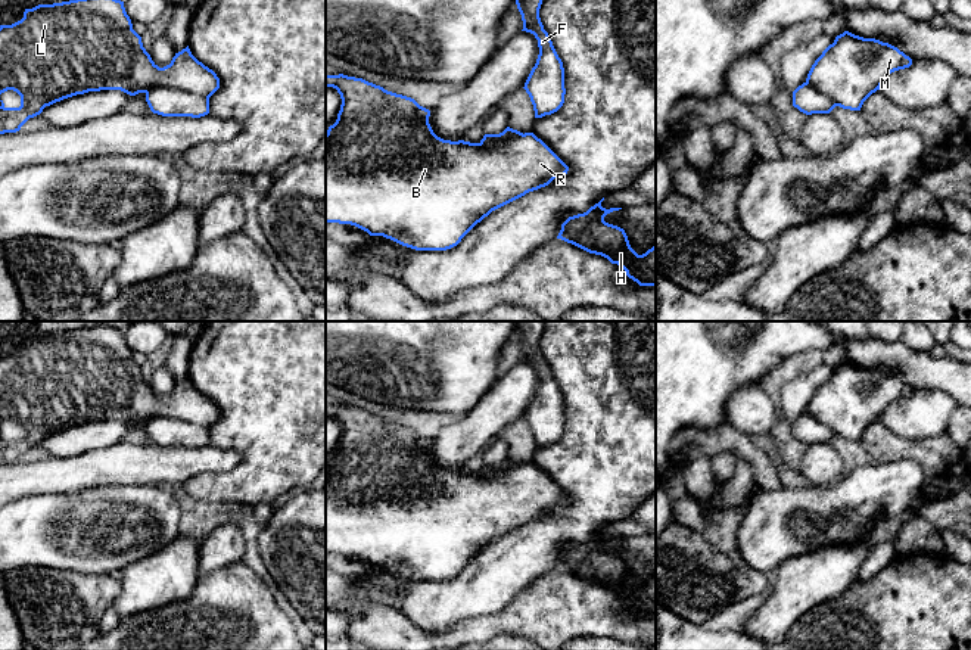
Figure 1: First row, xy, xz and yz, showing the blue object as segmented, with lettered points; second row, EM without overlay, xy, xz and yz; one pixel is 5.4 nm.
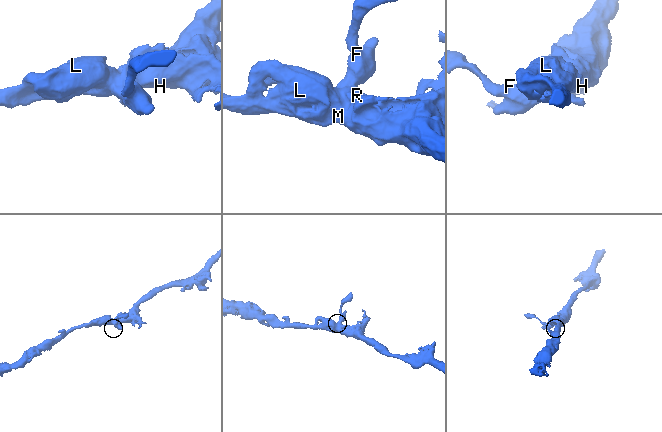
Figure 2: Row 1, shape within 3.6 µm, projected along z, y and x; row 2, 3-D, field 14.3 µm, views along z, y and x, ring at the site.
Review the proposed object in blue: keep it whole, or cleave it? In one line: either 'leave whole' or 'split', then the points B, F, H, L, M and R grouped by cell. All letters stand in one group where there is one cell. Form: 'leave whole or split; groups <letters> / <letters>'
split; groups B H L M R / F

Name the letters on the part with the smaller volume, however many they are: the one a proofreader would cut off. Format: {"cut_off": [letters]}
{"cut_off": ["F"]}

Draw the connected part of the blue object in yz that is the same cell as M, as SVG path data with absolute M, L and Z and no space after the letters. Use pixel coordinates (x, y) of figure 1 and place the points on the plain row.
M849 361L837 366L822 385L812 395L806 413L822 424L831 427L837 436L850 441L860 441L863 432L899 399L909 398L912 389L897 377L875 368L863 368Z

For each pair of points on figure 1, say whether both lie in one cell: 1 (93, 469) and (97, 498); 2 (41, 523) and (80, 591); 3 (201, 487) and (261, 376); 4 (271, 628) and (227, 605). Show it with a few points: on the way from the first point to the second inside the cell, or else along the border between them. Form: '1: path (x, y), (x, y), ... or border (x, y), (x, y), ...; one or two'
1: border (130, 484), (96, 485), (62, 494); two
2: border (34, 565), (102, 575); two
3: path (235, 481), (261, 454), (261, 410); one
4: path (261, 625), (251, 615), (237, 613); one

